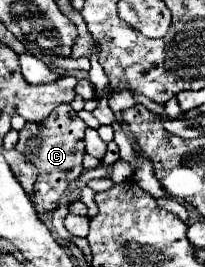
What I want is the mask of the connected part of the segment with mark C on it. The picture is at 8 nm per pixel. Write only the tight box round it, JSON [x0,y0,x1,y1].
[16,105,88,215]

